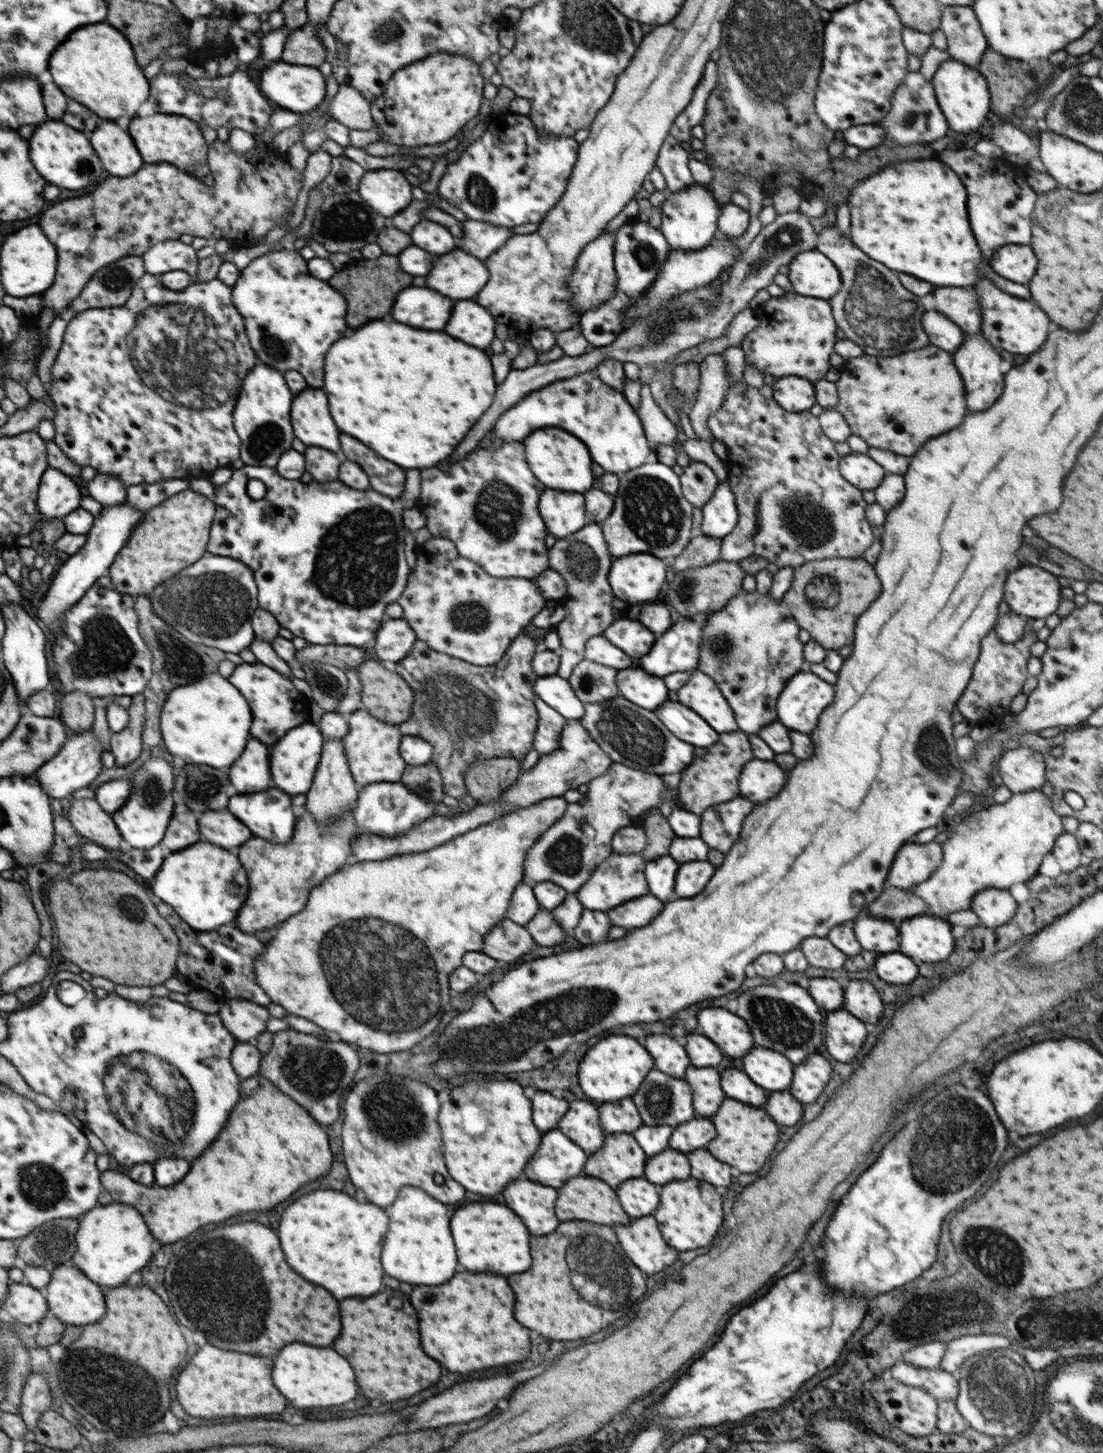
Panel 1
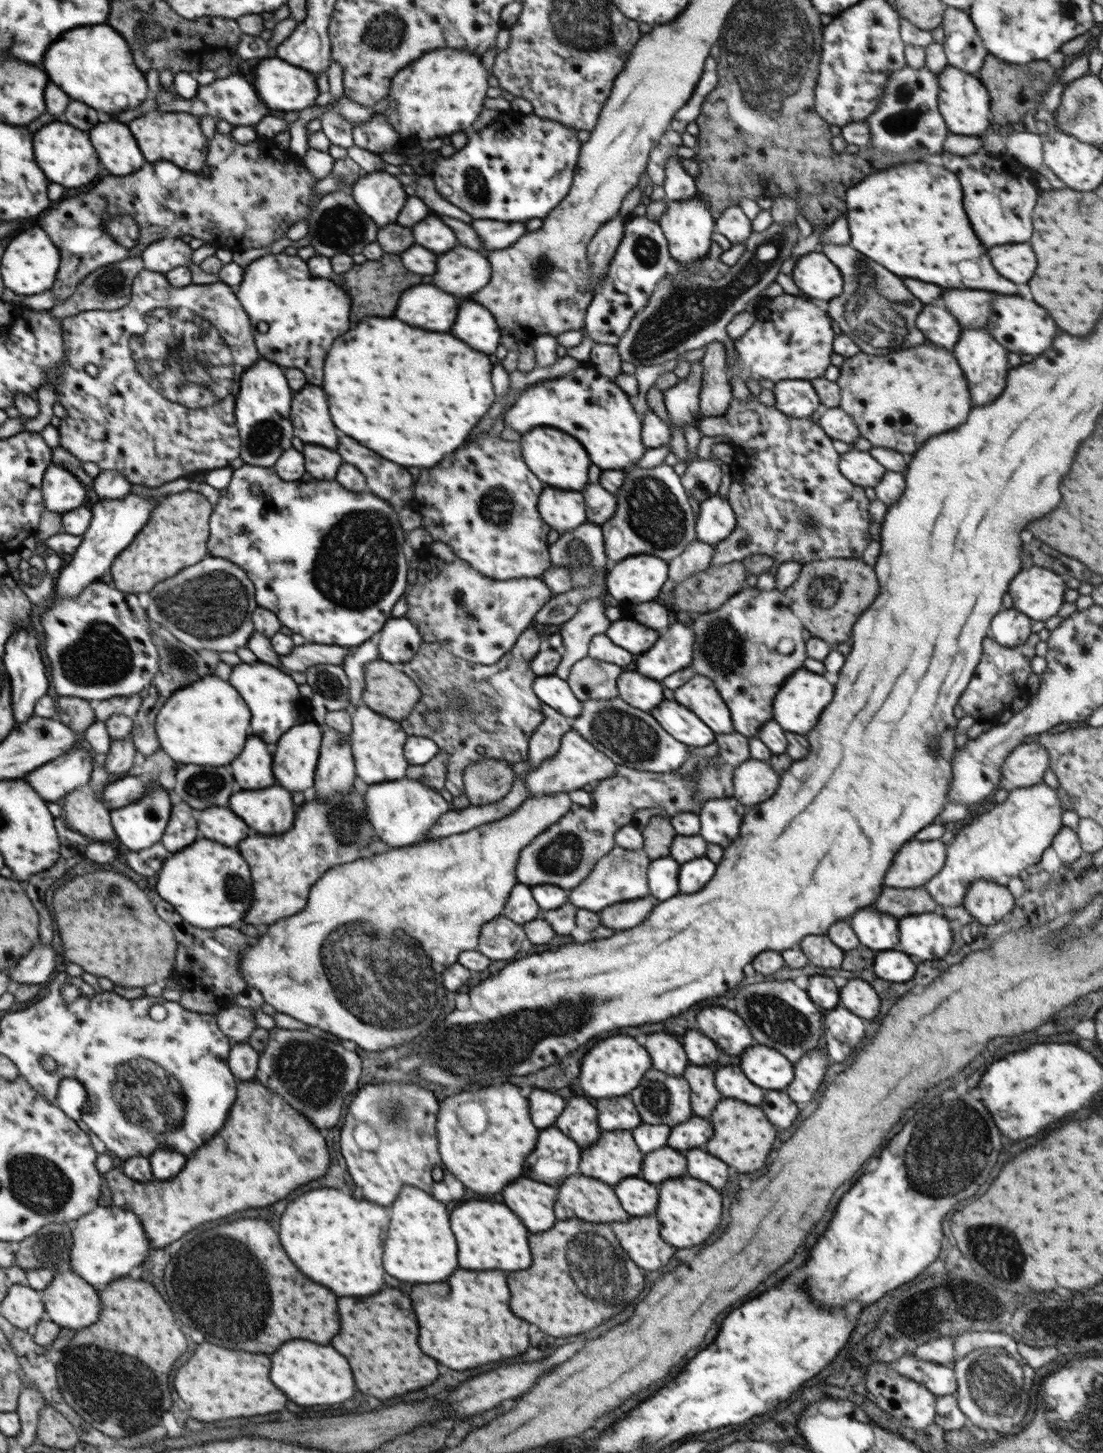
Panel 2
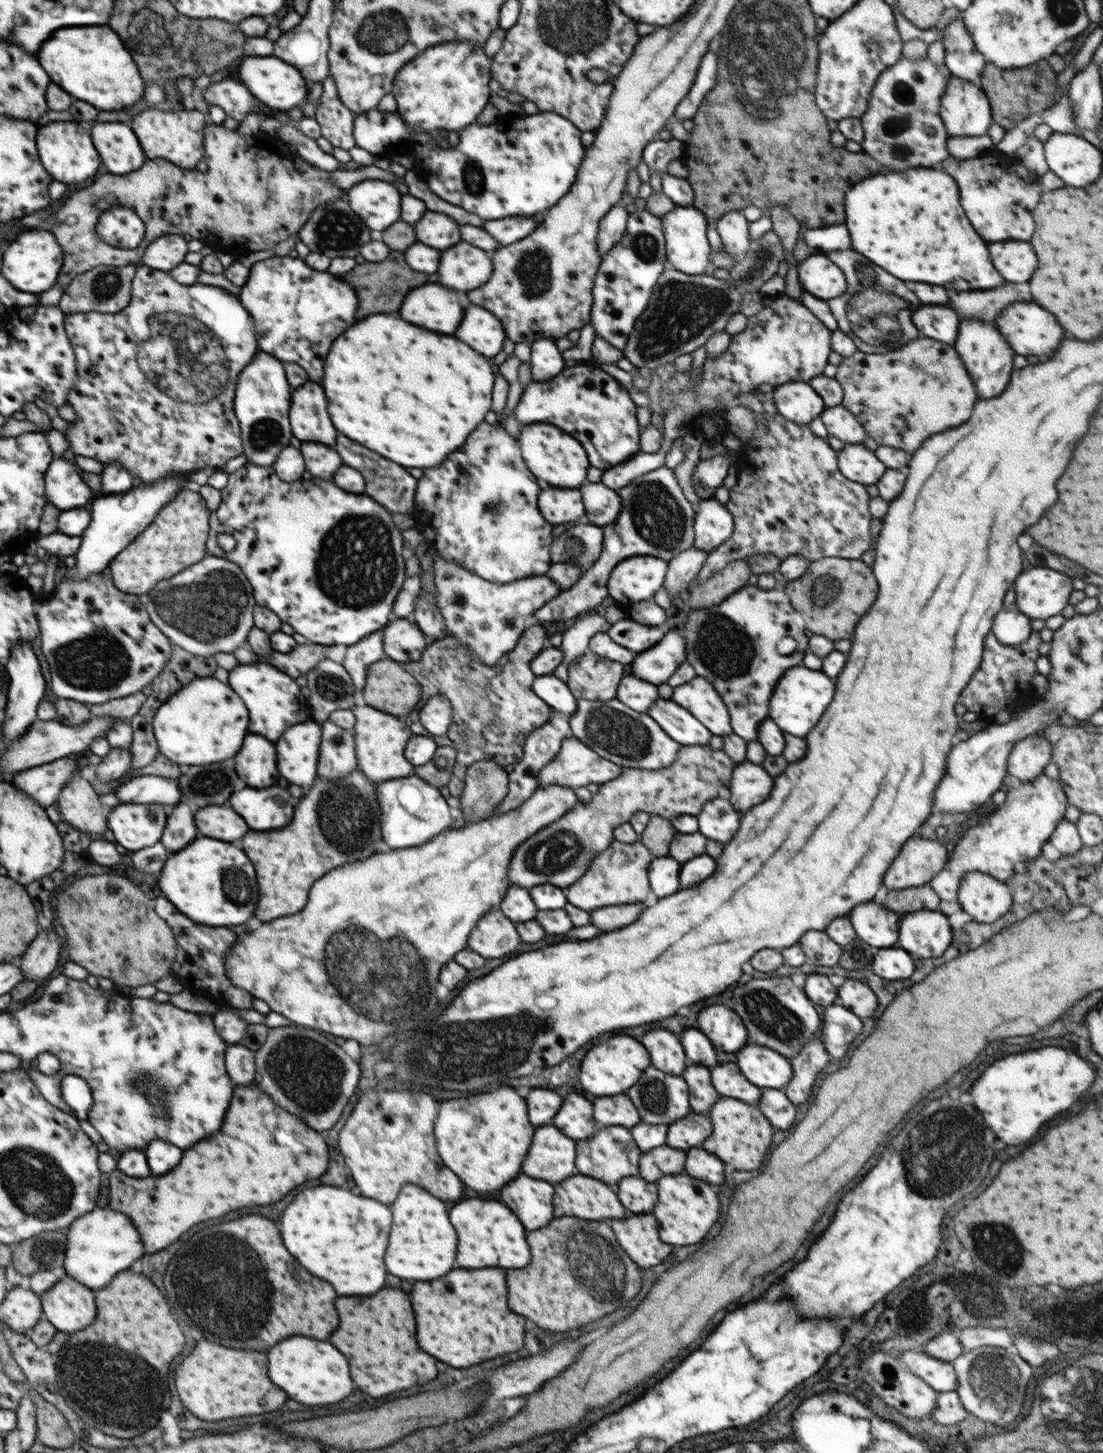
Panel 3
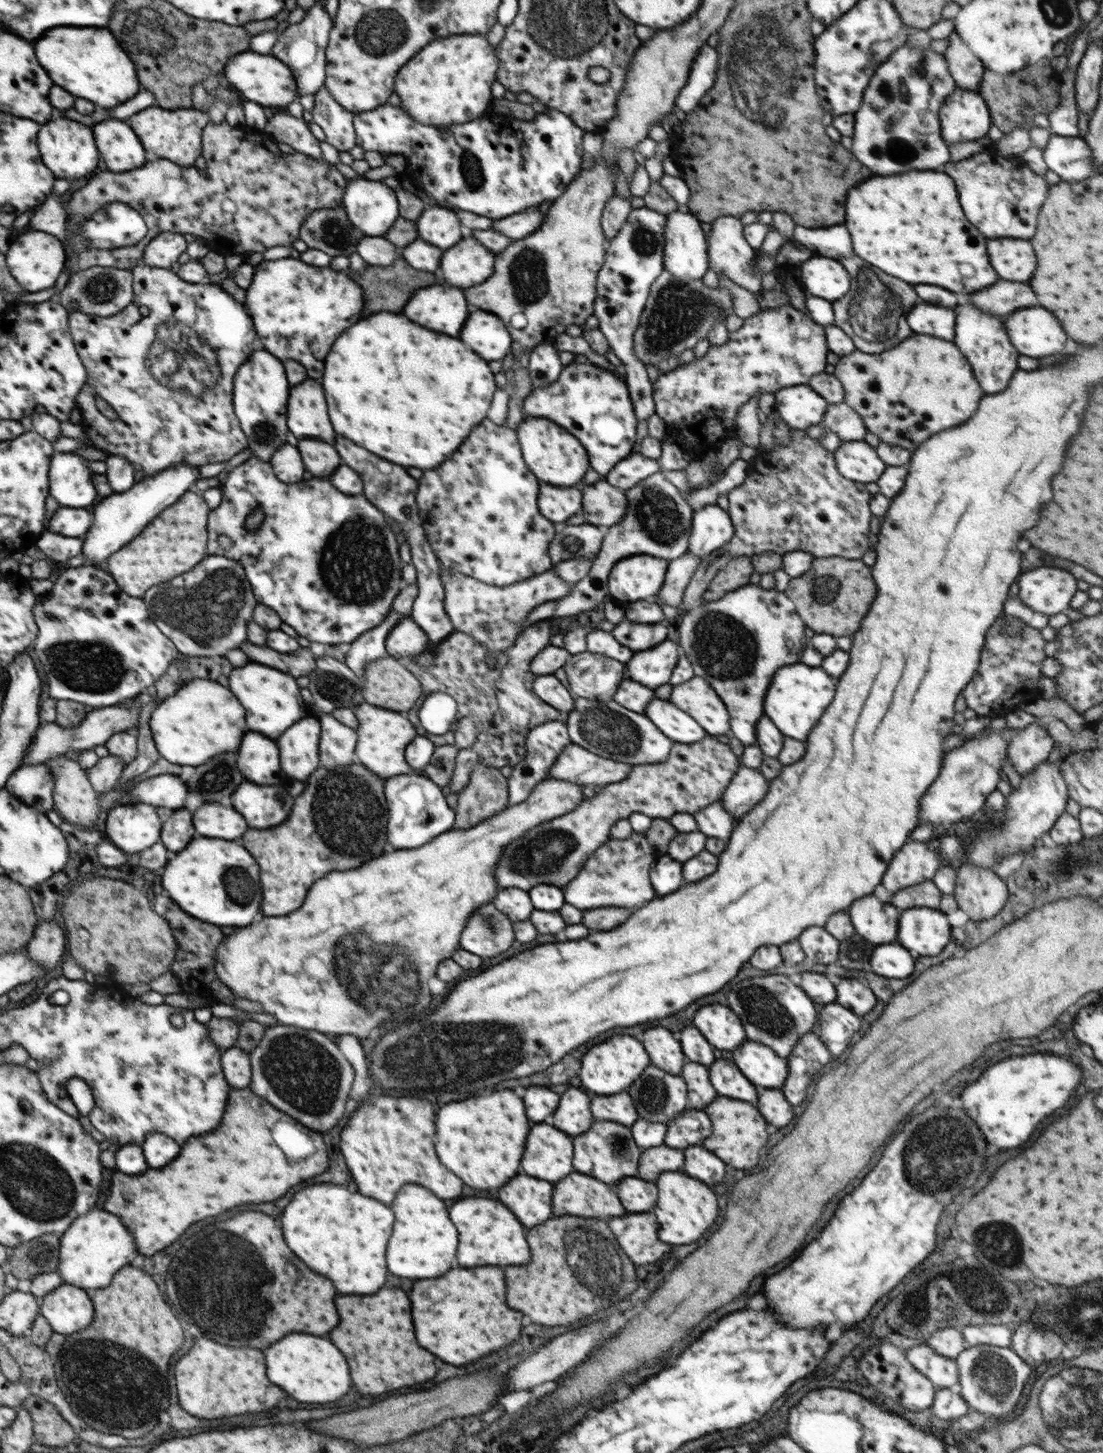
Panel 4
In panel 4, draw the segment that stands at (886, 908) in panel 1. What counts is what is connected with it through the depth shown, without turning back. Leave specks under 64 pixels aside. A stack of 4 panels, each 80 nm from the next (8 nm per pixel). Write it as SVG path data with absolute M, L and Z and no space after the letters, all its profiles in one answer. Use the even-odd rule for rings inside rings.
M930 880L895 892L890 904L902 910L922 906L938 909L942 895L938 887Z

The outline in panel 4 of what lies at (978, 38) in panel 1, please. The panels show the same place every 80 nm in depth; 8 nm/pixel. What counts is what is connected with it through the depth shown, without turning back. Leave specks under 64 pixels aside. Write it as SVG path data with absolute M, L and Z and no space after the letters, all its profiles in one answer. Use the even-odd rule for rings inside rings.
M954 29L946 39L948 50L944 56L955 83L960 88L978 91L985 66L966 48L966 43Z

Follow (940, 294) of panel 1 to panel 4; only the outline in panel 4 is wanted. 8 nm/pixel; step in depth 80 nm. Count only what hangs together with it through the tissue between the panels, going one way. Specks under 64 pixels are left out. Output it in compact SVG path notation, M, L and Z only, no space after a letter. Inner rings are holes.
M998 280L994 286L980 290L978 294L970 294L968 302L972 306L978 306L982 312L998 316L1014 312L1018 308L1038 306L1036 294L1028 284L1006 282L1006 280Z

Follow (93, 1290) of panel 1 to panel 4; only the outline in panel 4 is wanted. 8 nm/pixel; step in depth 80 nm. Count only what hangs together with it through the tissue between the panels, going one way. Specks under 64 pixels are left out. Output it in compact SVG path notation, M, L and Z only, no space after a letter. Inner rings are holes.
M64 1282L43 1296L41 1309L53 1332L61 1335L77 1333L94 1318L94 1308L88 1294Z

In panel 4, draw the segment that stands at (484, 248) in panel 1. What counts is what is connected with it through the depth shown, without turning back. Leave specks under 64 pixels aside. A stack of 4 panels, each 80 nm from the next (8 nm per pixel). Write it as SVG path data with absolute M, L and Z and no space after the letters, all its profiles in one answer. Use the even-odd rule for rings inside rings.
M531 206L522 212L494 221L491 229L512 240L521 240L531 235L543 223L544 218L545 215L538 211L538 206Z

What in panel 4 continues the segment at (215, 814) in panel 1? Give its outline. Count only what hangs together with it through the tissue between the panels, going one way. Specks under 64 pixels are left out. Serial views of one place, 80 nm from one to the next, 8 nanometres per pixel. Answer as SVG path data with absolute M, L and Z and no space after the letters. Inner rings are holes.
M216 802L200 806L194 812L192 822L196 826L196 832L208 838L236 840L248 830L244 818L234 808L226 808Z

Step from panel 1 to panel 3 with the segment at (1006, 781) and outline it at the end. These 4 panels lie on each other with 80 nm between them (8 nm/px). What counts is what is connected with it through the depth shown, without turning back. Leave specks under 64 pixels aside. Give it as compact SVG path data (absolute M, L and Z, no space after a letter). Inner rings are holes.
M1041 732L1018 740L1011 750L1007 773L1020 782L1032 782L1043 773L1051 759L1051 744Z

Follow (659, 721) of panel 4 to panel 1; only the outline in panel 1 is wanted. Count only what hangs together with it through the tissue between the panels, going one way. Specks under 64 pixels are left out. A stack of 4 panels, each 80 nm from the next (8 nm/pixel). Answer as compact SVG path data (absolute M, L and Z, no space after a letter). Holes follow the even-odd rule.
M664 702L660 708L656 708L656 714L674 736L692 746L706 748L718 742L719 732L680 702Z

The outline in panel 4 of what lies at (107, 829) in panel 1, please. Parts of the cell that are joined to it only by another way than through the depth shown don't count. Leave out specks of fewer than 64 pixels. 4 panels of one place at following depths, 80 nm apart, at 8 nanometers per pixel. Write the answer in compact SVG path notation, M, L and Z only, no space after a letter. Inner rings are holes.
M61 755L46 762L56 779L56 810L63 820L95 828L100 816L98 794L76 757Z

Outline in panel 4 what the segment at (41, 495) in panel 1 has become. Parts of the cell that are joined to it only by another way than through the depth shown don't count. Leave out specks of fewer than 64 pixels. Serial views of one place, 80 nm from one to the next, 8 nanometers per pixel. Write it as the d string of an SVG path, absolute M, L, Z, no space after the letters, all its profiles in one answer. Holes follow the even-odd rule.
M71 453L54 454L51 494L61 507L86 509L100 500L86 460Z

